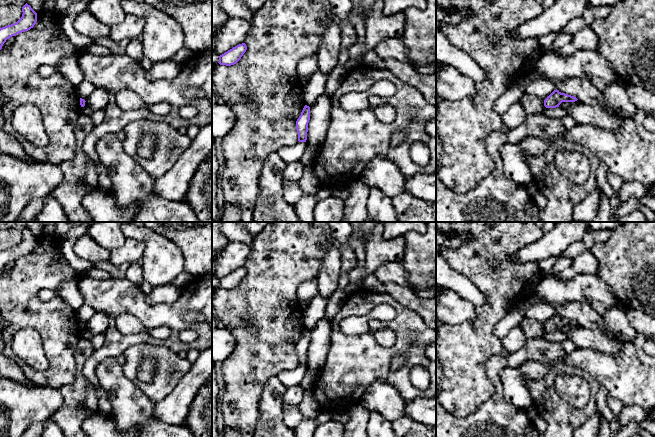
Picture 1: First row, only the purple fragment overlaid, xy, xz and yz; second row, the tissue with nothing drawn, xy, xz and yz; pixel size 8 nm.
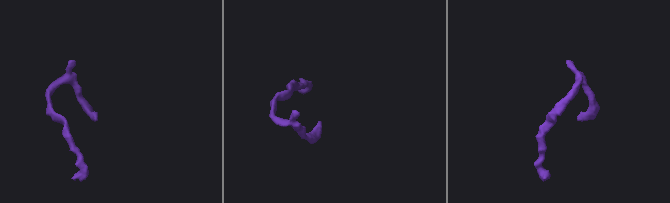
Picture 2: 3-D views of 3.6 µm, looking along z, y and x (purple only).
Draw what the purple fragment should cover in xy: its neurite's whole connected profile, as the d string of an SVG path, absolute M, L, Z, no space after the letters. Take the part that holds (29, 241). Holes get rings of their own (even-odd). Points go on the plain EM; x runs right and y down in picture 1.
M27 227L22 231L22 241L14 248L0 252L0 274L12 260L30 254L37 246L37 237Z

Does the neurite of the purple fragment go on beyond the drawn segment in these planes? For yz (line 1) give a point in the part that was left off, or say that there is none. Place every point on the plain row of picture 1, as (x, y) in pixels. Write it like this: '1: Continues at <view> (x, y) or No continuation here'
1: No continuation here

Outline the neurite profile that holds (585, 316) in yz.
M571 302L565 306L556 305L555 312L561 316L576 321L580 326L588 329L604 329L603 316L589 306L579 302Z

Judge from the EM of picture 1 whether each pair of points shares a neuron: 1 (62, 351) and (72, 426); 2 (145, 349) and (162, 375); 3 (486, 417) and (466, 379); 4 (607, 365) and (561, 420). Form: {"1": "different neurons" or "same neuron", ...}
{"1": "different neurons", "2": "same neuron", "3": "different neurons", "4": "different neurons"}

